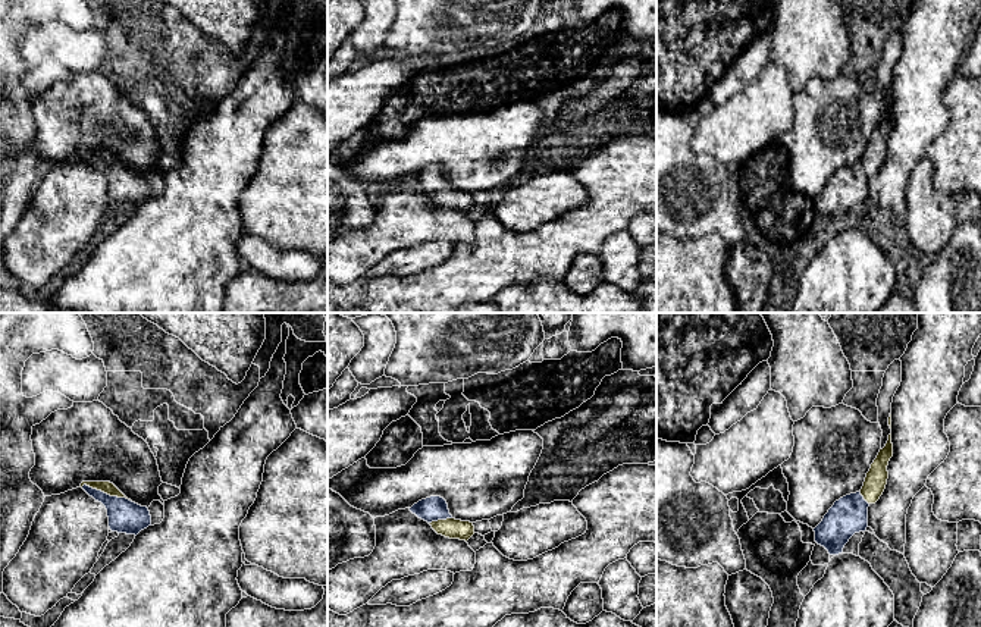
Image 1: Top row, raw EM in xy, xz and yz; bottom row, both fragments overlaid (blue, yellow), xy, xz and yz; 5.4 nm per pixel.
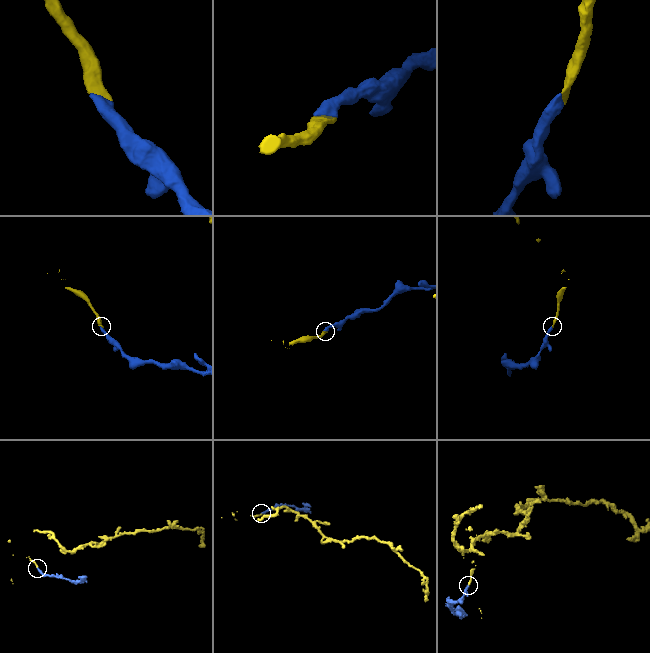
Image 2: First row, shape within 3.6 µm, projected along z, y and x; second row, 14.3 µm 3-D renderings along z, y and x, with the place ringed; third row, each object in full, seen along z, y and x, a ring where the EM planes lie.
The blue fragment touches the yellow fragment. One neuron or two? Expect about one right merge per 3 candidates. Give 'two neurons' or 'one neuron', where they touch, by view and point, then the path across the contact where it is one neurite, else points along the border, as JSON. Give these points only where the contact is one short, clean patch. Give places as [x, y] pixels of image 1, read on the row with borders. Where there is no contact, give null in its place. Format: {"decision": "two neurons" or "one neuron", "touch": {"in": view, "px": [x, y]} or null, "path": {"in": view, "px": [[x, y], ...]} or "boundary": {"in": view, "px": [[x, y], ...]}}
{"decision": "one neuron", "touch": {"in": "xy", "px": [106, 494]}, "path": {"in": "xy", "px": [[125, 516], [106, 494], [107, 488]]}}

